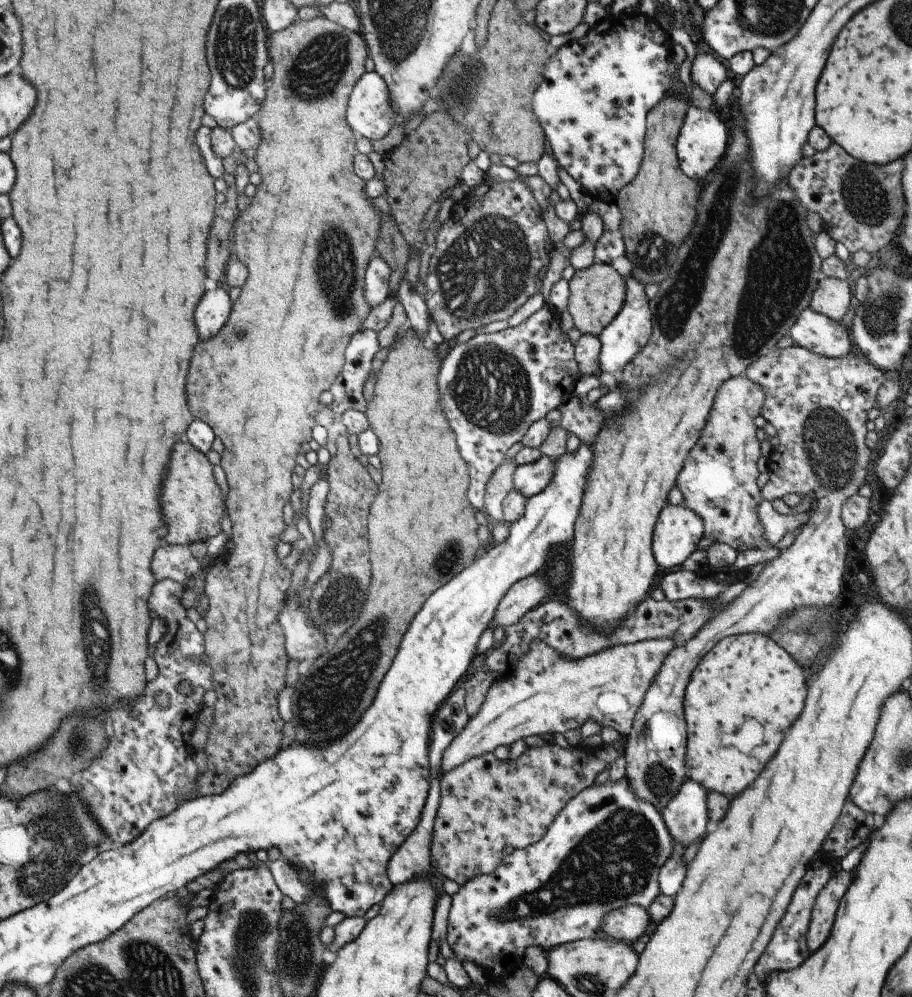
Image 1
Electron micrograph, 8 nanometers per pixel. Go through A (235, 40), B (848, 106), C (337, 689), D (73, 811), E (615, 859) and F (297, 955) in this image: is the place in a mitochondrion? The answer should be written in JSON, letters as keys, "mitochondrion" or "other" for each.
{"A":"mitochondrion","B":"other","C":"mitochondrion","D":"mitochondrion","E":"mitochondrion","F":"mitochondrion"}

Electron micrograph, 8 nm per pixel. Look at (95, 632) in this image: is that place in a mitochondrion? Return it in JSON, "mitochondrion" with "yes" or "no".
{"mitochondrion":"yes"}

